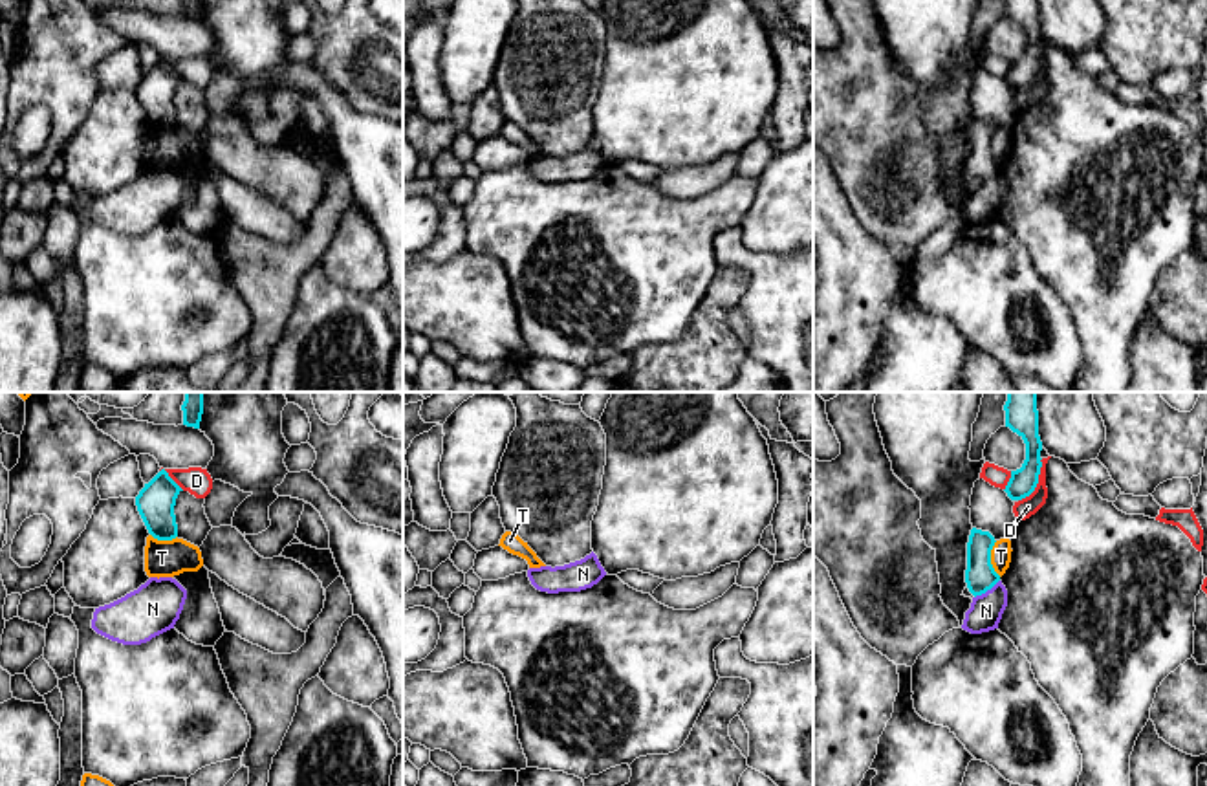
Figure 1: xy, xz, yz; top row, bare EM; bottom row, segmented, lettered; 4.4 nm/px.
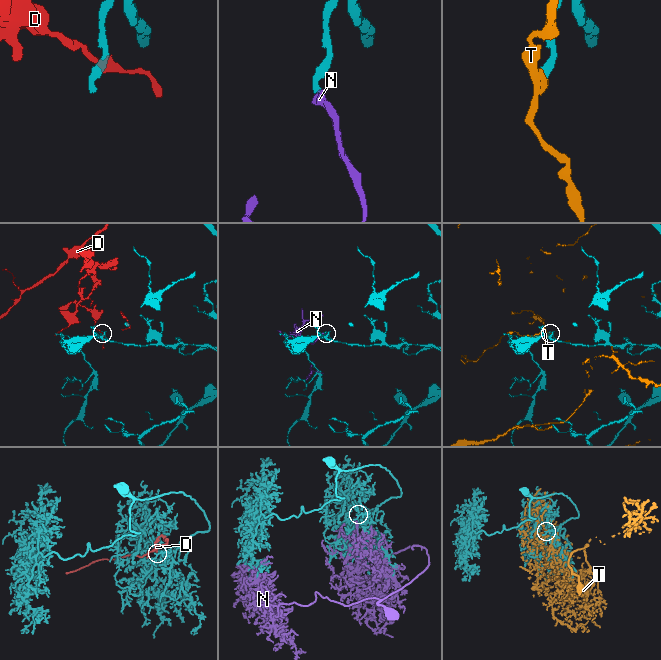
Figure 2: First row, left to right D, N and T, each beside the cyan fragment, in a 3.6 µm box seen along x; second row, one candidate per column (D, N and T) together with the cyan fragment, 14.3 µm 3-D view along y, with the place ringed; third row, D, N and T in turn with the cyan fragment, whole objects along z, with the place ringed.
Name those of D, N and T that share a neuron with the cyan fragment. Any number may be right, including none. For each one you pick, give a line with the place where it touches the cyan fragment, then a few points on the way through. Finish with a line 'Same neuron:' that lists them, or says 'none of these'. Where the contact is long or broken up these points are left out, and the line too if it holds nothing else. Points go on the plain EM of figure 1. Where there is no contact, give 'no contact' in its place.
Same neuron: none of these

